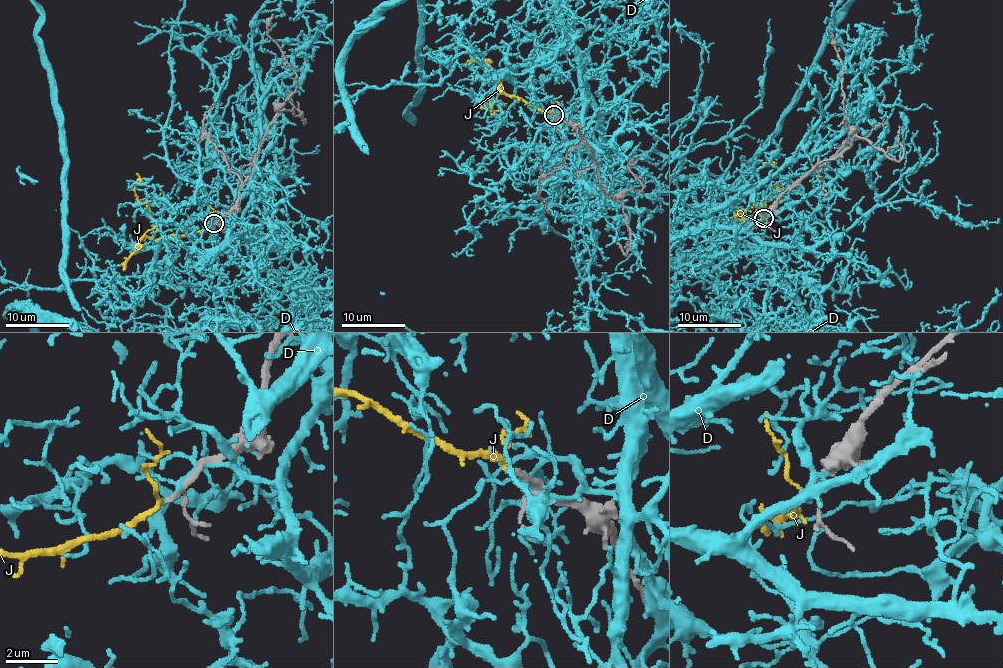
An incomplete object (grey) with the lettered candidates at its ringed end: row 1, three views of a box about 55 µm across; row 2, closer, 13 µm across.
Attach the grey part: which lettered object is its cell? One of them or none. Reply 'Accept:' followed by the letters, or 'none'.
Accept: J

